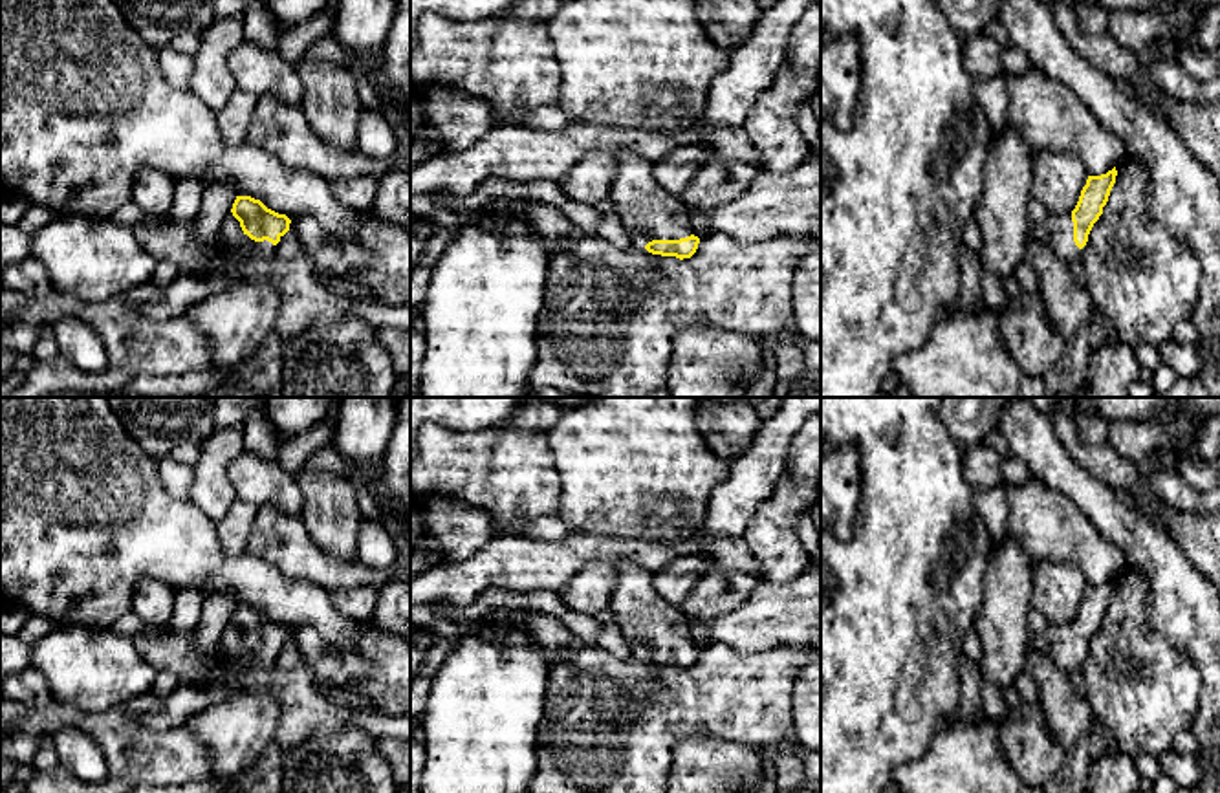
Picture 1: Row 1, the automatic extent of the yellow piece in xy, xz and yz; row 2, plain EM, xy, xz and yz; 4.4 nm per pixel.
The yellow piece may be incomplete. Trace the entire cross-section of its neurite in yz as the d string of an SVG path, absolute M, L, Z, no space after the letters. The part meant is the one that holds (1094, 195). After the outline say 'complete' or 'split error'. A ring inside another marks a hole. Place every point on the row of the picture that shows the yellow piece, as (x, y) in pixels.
M1116 167L1106 174L1088 176L1075 209L1072 212L1048 214L1044 222L1031 225L1029 234L1061 260L1077 258L1088 242L1094 223L1103 214L1116 176Z; split error

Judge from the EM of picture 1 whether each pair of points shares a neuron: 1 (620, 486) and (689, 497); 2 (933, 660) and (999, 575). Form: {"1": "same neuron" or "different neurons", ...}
{"1": "same neuron", "2": "different neurons"}

